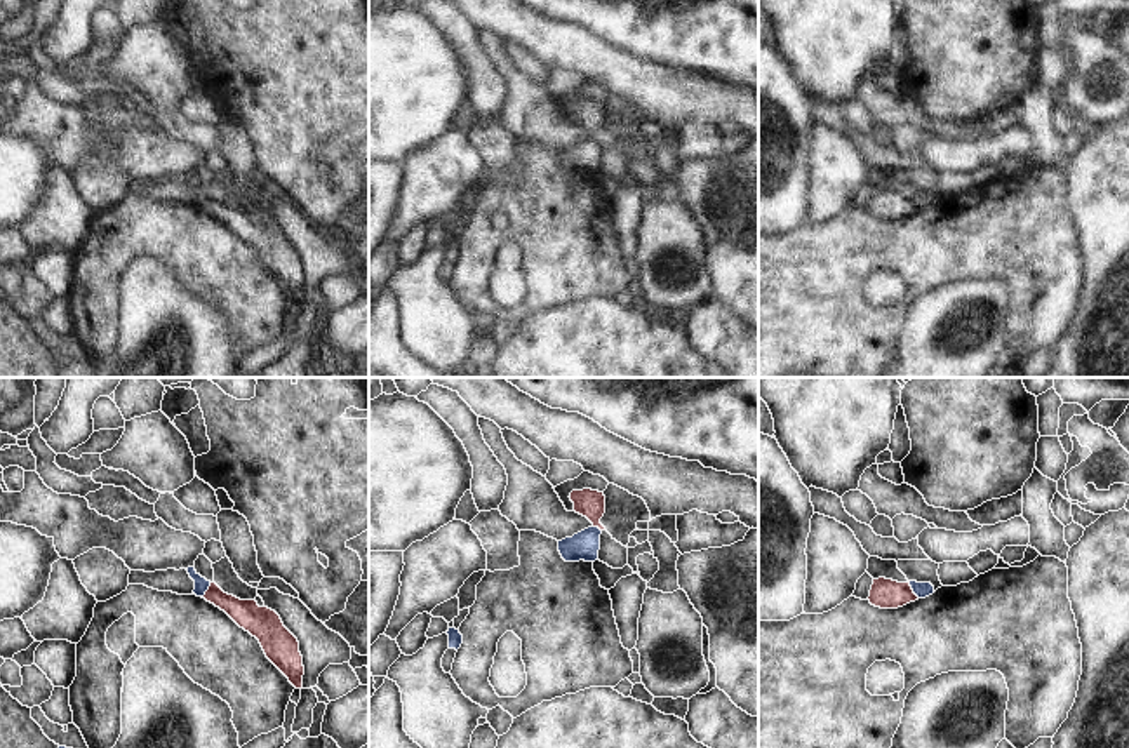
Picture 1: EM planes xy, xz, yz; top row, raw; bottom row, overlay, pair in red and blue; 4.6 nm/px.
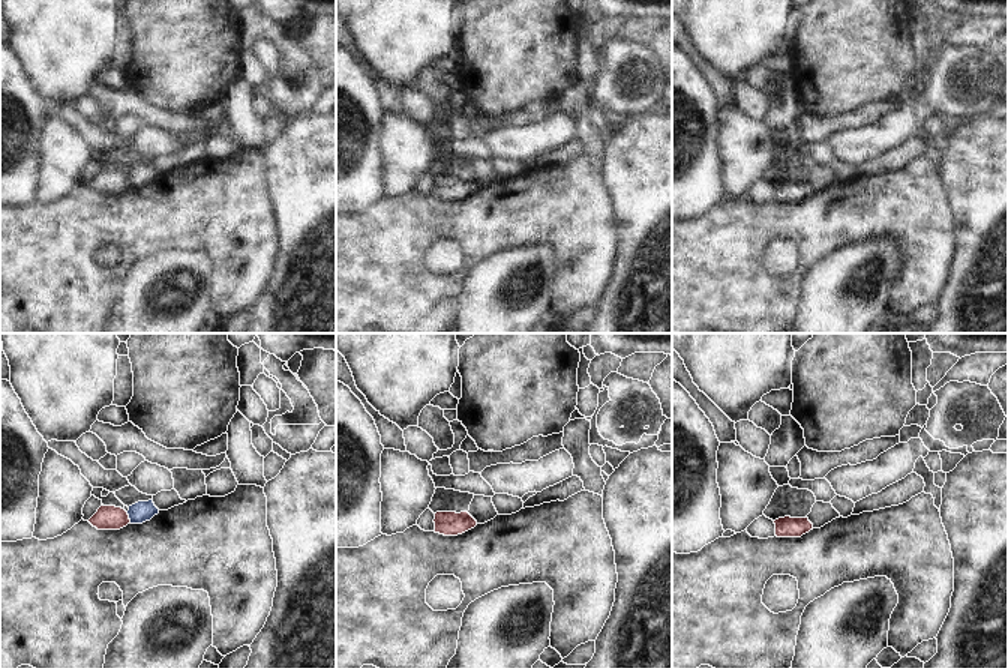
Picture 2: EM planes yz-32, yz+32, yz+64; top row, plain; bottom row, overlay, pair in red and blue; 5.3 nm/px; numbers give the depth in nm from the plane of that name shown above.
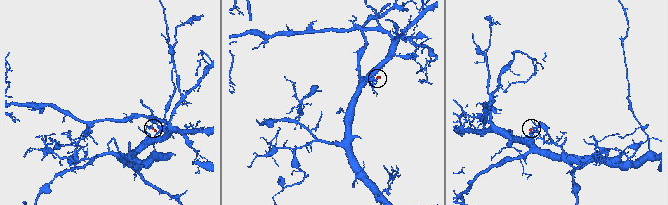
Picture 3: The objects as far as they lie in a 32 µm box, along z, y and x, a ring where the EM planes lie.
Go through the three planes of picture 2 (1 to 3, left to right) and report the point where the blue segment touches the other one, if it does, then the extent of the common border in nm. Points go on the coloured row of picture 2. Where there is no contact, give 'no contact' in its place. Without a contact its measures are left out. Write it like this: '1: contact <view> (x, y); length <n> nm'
1: contact yz-32 (128, 518); length 70 nm
2: no contact
3: no contact

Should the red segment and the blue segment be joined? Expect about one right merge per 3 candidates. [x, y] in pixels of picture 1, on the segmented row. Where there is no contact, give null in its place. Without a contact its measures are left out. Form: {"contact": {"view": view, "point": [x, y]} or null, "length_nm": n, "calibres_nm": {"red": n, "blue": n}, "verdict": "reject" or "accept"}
{"contact": {"view": "yz", "point": [912, 590]}, "length_nm": 90, "calibres_nm": {"red": 140, "blue": 70}, "verdict": "reject"}

